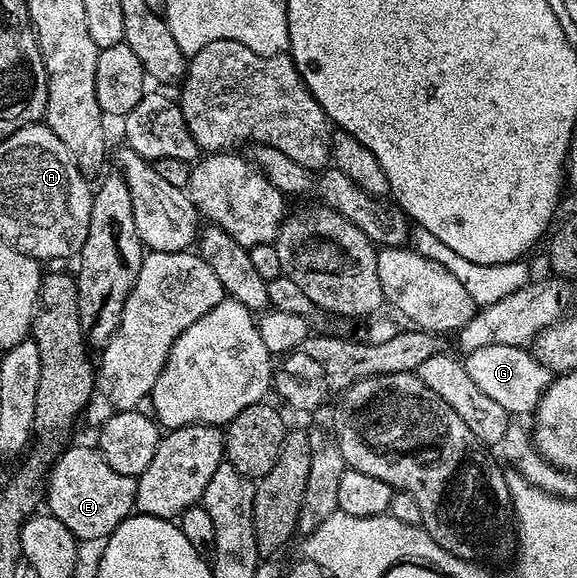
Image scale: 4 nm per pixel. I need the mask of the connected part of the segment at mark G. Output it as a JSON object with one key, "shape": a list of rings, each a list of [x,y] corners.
{"shape":[[[490,344],[476,348],[463,358],[470,379],[494,402],[501,404],[510,415],[531,414],[541,395],[548,389],[552,372],[544,364],[538,363],[531,350],[512,344]]]}

